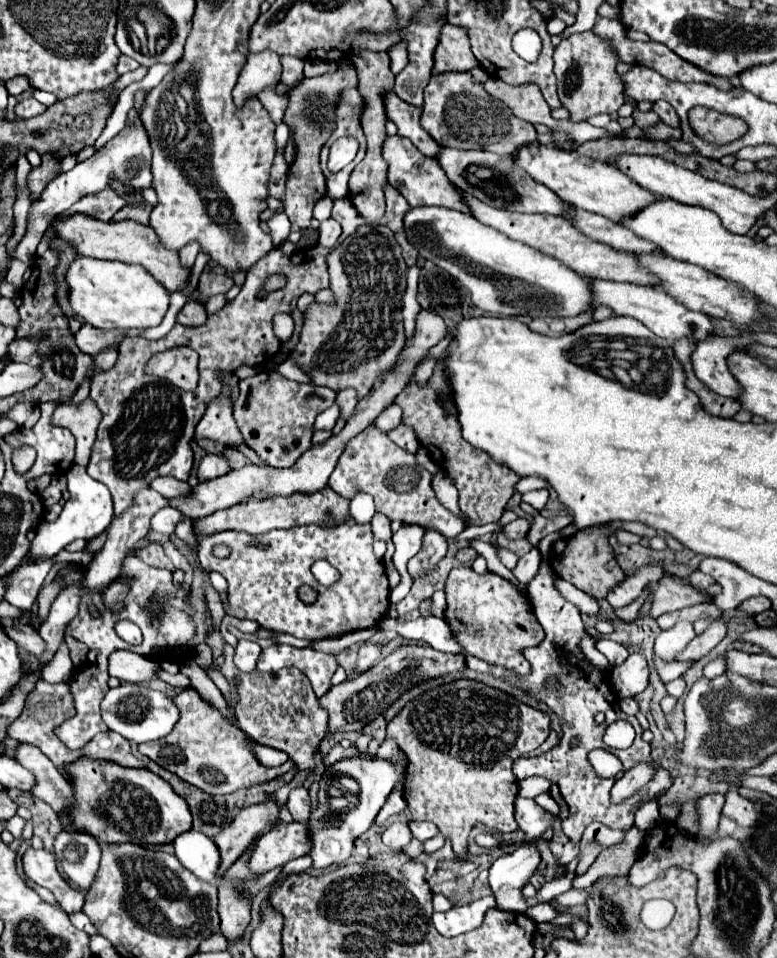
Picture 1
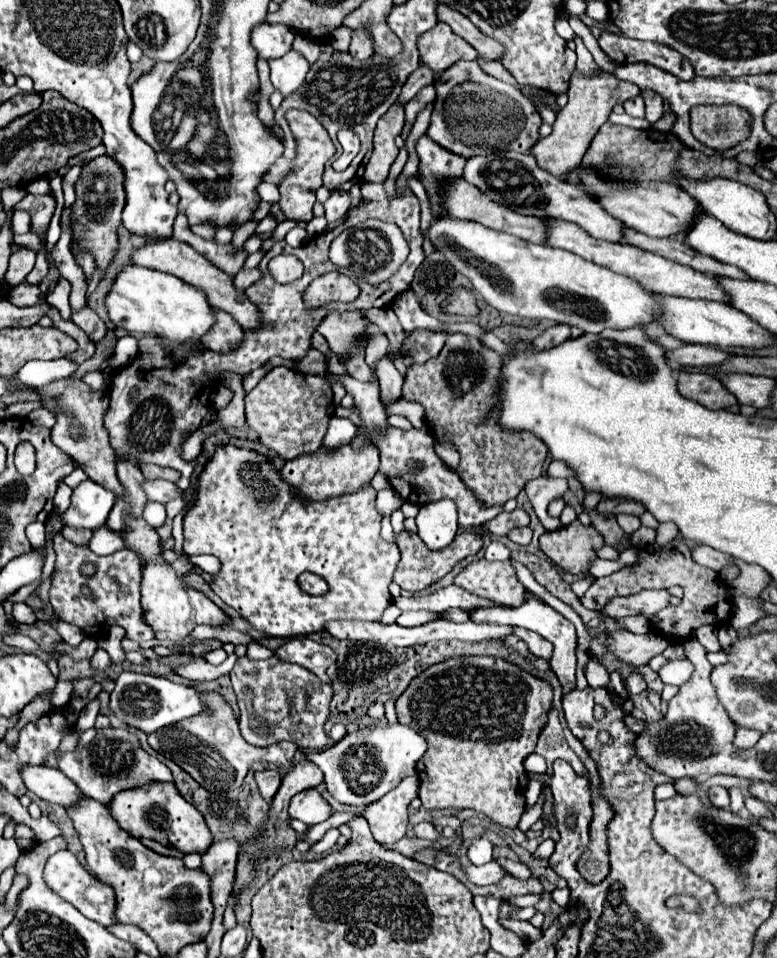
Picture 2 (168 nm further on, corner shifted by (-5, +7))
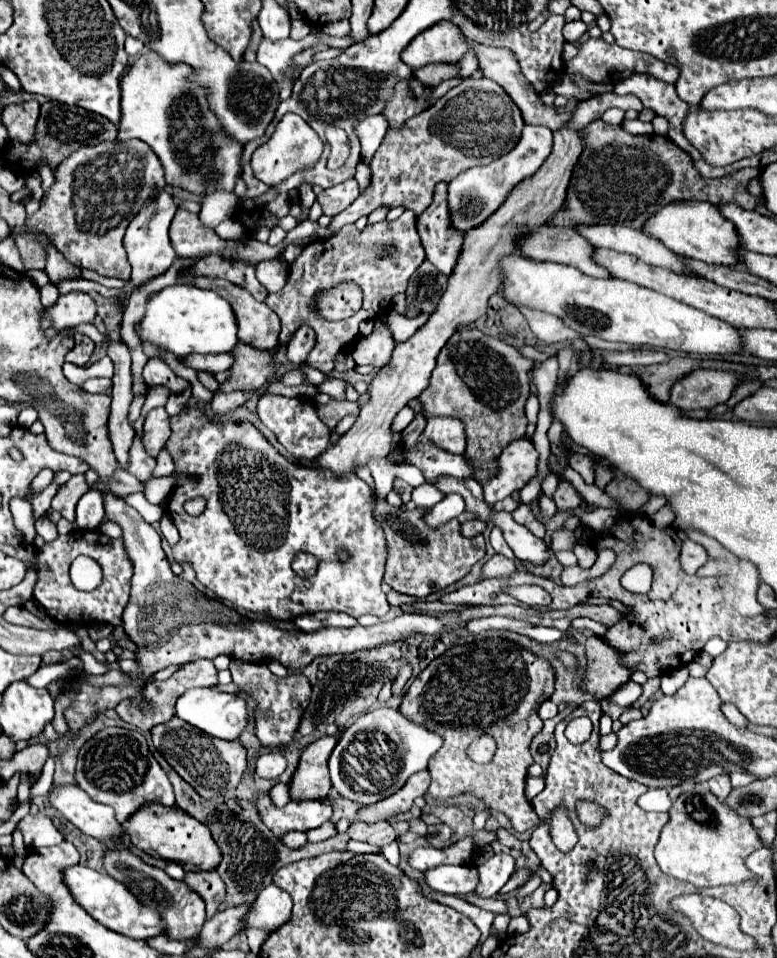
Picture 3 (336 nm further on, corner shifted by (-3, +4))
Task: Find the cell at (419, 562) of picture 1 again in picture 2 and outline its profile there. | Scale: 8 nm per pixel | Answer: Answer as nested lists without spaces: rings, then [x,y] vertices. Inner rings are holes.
[[[439,500],[439,504],[427,504],[417,514],[419,538],[429,550],[441,550],[453,542],[457,534],[455,504],[451,500]]]

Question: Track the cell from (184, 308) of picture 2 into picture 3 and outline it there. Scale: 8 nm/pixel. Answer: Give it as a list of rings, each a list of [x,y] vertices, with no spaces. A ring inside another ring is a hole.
[[[173,285],[147,301],[145,319],[141,321],[141,337],[171,351],[173,355],[219,355],[229,353],[237,345],[237,319],[221,295],[195,285]]]

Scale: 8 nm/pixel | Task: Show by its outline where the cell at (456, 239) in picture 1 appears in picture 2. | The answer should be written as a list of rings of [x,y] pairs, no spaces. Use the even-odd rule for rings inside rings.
[[[451,216],[435,218],[423,232],[423,238],[431,240],[435,250],[439,250],[457,272],[469,278],[475,292],[499,312],[565,322],[593,334],[599,334],[605,328],[627,328],[635,324],[649,326],[657,318],[657,302],[639,282],[619,276],[567,250],[533,244],[473,220]]]

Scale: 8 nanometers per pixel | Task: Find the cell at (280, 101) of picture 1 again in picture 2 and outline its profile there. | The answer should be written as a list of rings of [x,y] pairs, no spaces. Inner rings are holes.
[[[295,50],[287,52],[287,56],[279,60],[269,60],[271,82],[275,90],[283,94],[283,98],[291,96],[305,84],[305,76],[309,72],[309,62]]]

